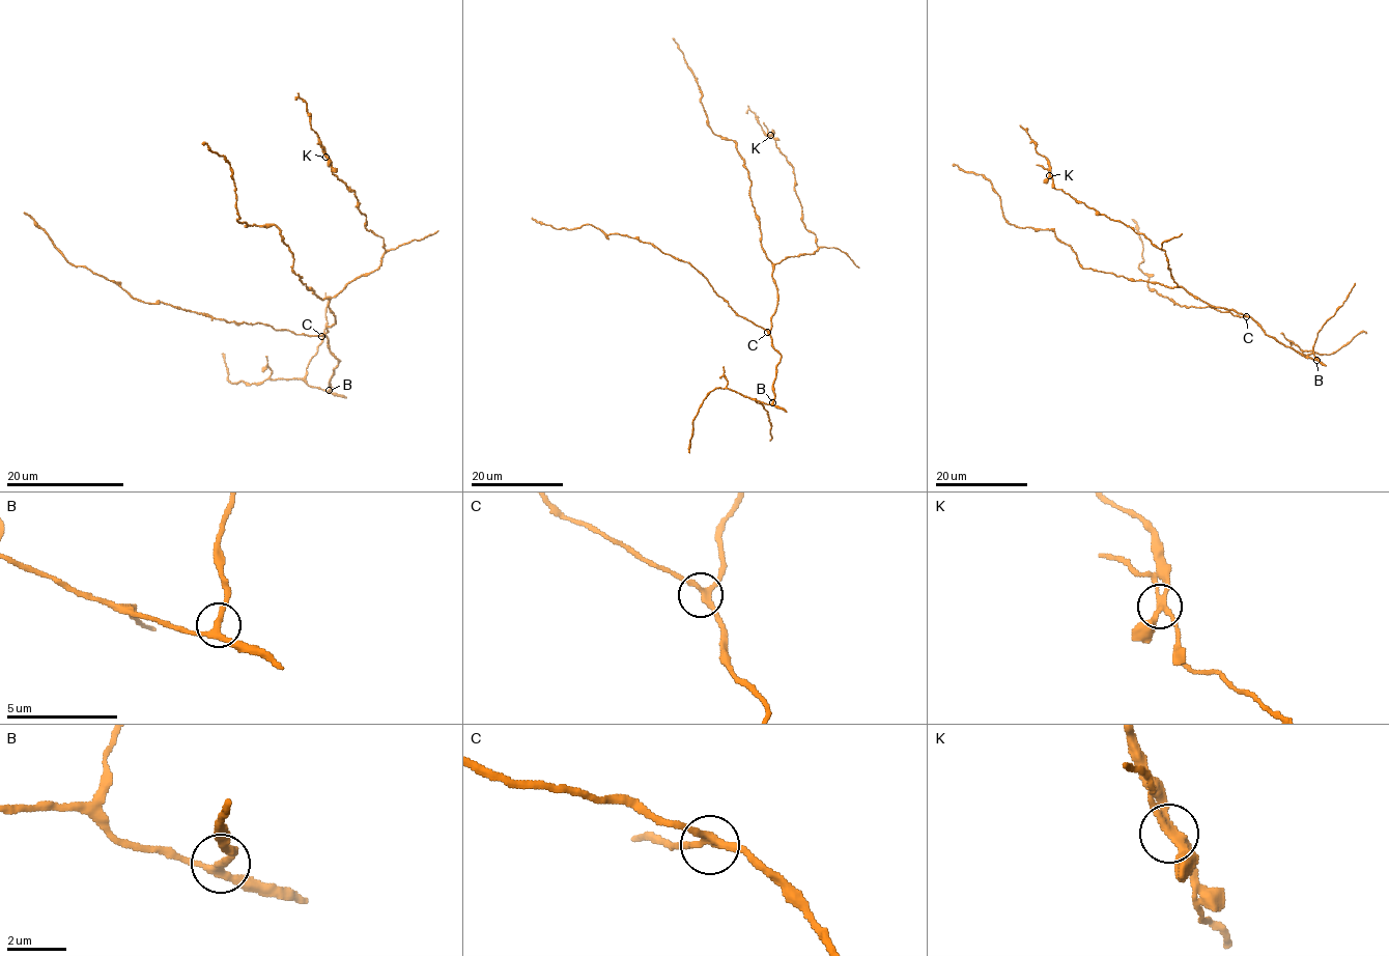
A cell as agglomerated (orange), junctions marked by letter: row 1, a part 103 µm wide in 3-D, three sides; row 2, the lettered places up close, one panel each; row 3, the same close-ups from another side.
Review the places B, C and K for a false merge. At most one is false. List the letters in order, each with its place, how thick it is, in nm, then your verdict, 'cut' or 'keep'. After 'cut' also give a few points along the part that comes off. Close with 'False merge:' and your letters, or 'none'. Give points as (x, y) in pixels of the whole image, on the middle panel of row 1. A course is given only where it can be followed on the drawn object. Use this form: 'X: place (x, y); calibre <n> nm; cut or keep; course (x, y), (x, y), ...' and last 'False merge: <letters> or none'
B: place (772, 402); calibre 240 nm; keep
C: place (767, 332); calibre 240 nm; keep
K: place (770, 135); calibre 240 nm; cut; course (770, 135), (764, 121)
False merge: K

